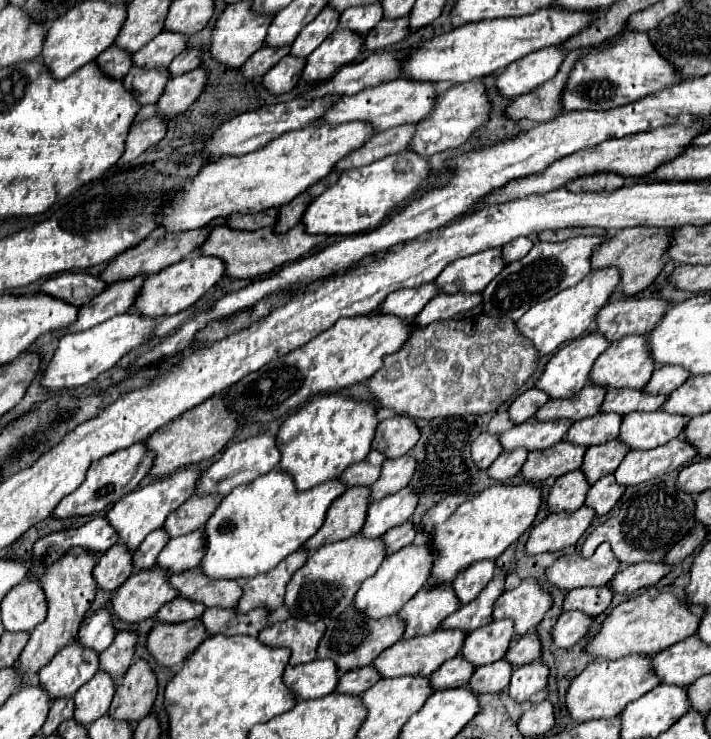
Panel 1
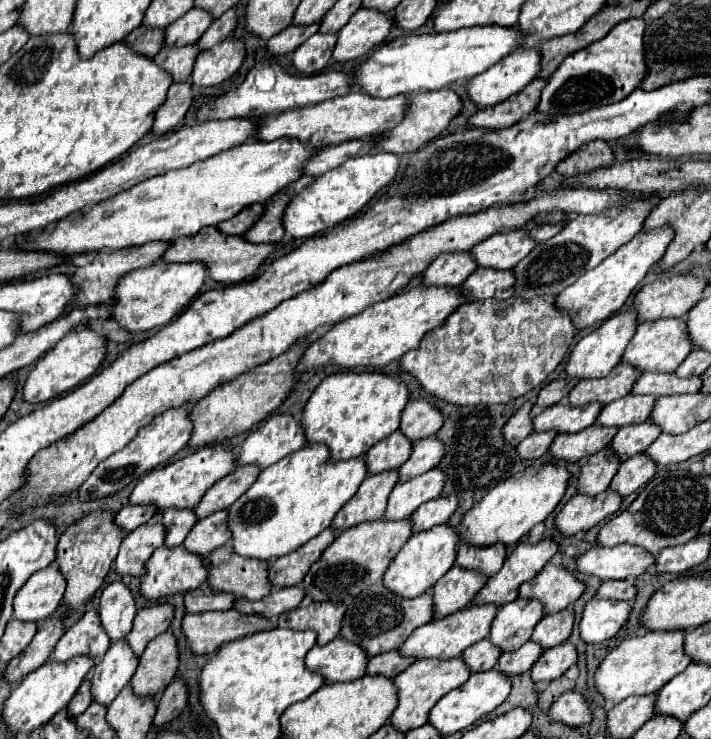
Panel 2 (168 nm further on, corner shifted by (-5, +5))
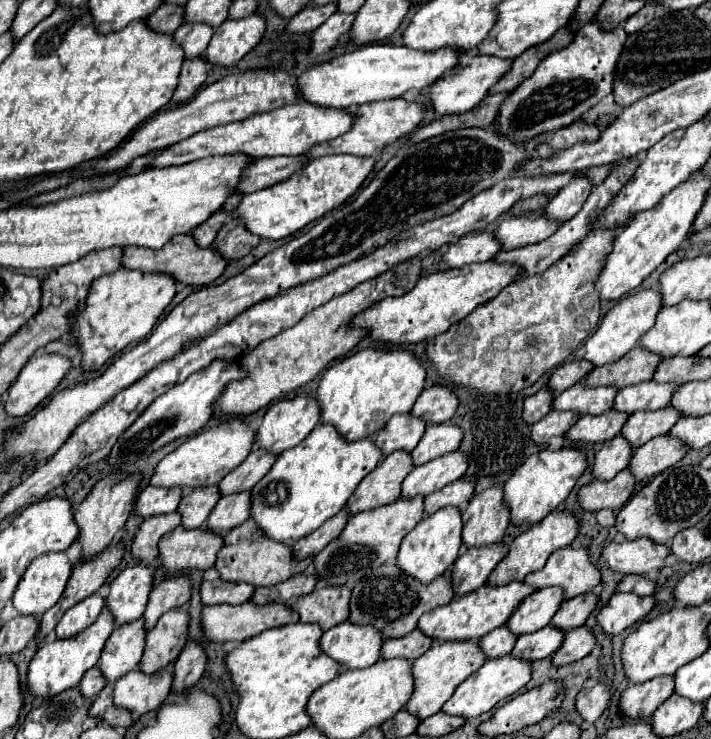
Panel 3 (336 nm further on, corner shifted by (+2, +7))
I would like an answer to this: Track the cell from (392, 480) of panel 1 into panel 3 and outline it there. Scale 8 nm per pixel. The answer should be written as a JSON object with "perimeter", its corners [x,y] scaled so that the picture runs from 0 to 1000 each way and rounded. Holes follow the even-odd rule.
{"perimeter":[[[633,572],[602,575],[588,605],[579,610],[579,627],[585,632],[596,629],[619,616],[641,610],[644,602],[647,602],[647,578],[636,578]]]}

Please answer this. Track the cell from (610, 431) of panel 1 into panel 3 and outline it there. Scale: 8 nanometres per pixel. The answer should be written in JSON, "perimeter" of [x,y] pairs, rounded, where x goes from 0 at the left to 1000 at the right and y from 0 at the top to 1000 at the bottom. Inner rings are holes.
{"perimeter":[[[906,516],[900,521],[872,526],[864,540],[861,553],[872,556],[872,559],[883,559],[883,562],[889,562],[895,556],[923,556],[923,553],[940,548],[945,529],[951,529],[948,518]]]}

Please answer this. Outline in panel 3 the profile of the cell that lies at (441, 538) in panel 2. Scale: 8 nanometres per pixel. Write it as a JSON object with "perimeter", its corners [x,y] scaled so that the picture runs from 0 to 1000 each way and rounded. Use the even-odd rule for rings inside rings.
{"perimeter":[[[622,686],[619,691],[613,691],[610,697],[594,702],[568,729],[557,754],[557,765],[560,770],[591,786],[591,789],[605,789],[608,783],[619,781],[622,775],[630,773],[630,767],[636,767],[636,762],[644,754],[644,743],[650,737],[647,729],[647,719],[650,719],[650,702],[647,702],[647,689],[641,686]]]}

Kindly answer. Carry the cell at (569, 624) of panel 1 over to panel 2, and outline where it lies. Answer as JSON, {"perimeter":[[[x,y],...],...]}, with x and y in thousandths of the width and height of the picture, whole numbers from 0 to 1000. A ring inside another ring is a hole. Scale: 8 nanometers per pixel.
{"perimeter":[[[834,811],[826,816],[814,851],[826,870],[845,870],[868,859],[868,854],[882,843],[887,829],[887,816],[868,811]]]}

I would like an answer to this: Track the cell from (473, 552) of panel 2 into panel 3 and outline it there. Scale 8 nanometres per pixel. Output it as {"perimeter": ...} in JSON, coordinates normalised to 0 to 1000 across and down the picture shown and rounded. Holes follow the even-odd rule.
{"perimeter":[[[692,659],[681,670],[661,675],[650,691],[650,732],[655,740],[689,740],[703,735],[714,713],[714,691],[706,681],[706,659]]]}

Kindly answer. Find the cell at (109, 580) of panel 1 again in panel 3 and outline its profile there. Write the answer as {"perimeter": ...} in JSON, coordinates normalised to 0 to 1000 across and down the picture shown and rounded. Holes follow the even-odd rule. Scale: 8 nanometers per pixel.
{"perimeter":[[[248,691],[225,697],[225,700],[203,702],[203,708],[197,710],[197,716],[191,719],[191,724],[186,729],[186,740],[183,740],[186,754],[200,762],[217,762],[219,751],[222,751],[225,727],[231,721],[248,716],[250,710],[253,710],[253,697]]]}

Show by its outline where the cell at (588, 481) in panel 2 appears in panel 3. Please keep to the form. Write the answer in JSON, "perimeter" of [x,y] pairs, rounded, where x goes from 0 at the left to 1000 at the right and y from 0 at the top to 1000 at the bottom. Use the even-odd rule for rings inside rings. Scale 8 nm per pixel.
{"perimeter":[[[864,591],[847,602],[835,613],[835,629],[833,629],[833,643],[841,651],[858,651],[872,640],[875,635],[883,632],[889,605],[880,599],[878,591]]]}

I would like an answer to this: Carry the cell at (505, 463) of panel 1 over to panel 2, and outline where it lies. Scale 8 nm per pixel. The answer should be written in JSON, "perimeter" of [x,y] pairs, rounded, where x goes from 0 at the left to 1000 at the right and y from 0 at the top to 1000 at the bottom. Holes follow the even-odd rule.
{"perimeter":[[[747,586],[741,594],[736,594],[736,599],[727,605],[730,616],[736,621],[758,621],[764,613],[772,610],[775,597],[783,586]]]}

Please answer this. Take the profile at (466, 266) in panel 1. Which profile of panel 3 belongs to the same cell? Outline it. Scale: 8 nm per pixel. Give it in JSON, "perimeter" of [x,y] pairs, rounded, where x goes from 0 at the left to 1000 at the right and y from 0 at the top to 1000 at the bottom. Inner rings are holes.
{"perimeter":[[[743,288],[706,299],[695,313],[695,323],[709,340],[717,340],[759,329],[771,323],[782,310],[782,302],[771,302],[771,296],[765,296],[765,288]]]}

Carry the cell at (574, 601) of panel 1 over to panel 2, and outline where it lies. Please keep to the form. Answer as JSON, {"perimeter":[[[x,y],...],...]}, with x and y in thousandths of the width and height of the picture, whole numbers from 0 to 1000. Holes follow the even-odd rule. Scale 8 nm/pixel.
{"perimeter":[[[879,783],[879,786],[851,786],[842,800],[840,808],[842,811],[873,811],[873,813],[885,813],[893,811],[896,805],[896,794],[890,786]]]}

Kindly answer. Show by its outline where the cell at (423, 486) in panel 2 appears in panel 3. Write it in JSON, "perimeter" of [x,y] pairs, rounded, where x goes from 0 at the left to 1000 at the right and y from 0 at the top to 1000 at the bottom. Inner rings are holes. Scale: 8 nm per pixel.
{"perimeter":[[[647,610],[613,618],[599,629],[582,632],[565,651],[563,675],[579,675],[585,670],[602,670],[619,664],[624,656],[647,648],[655,637],[655,621]]]}

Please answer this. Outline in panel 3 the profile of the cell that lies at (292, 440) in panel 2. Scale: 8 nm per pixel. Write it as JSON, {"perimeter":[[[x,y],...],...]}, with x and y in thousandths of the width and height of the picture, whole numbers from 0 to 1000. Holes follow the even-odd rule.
{"perimeter":[[[419,535],[414,540],[397,540],[385,545],[363,583],[357,602],[377,613],[397,613],[399,608],[416,605],[433,591],[433,586],[447,575],[450,553],[439,535]]]}

